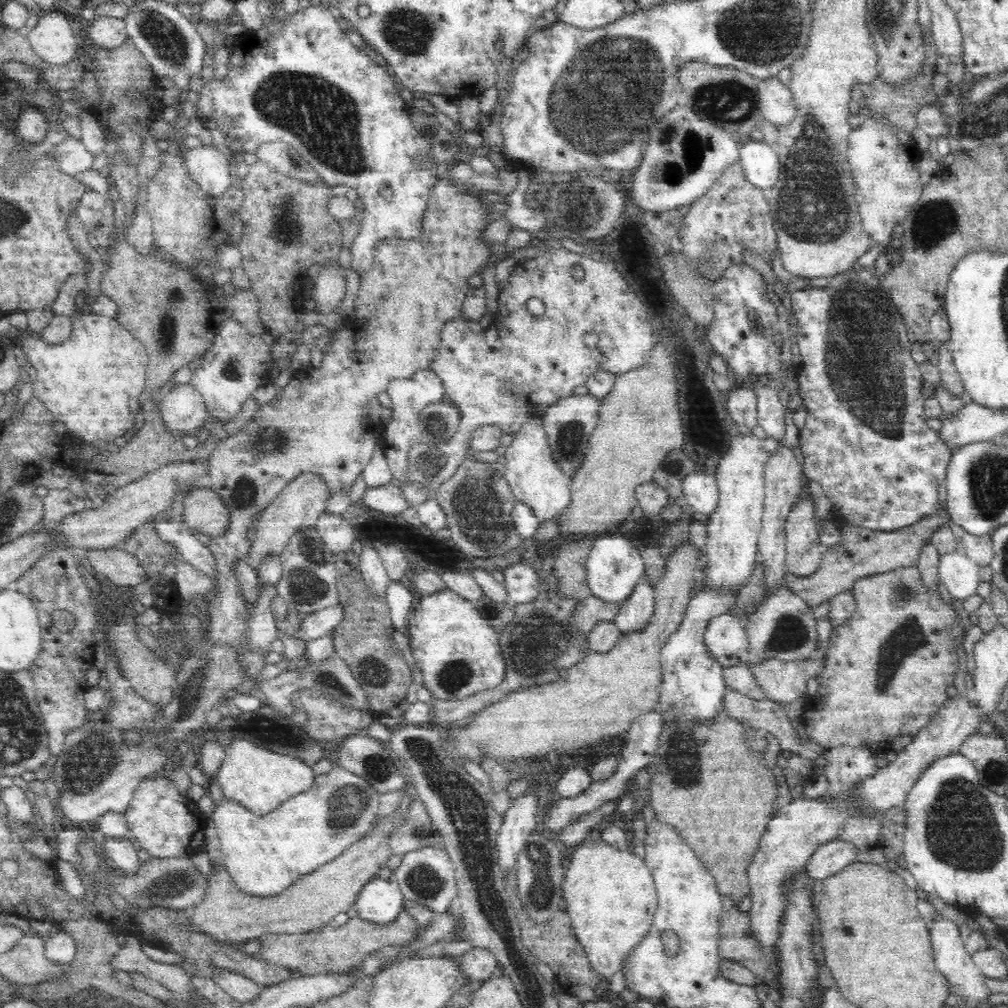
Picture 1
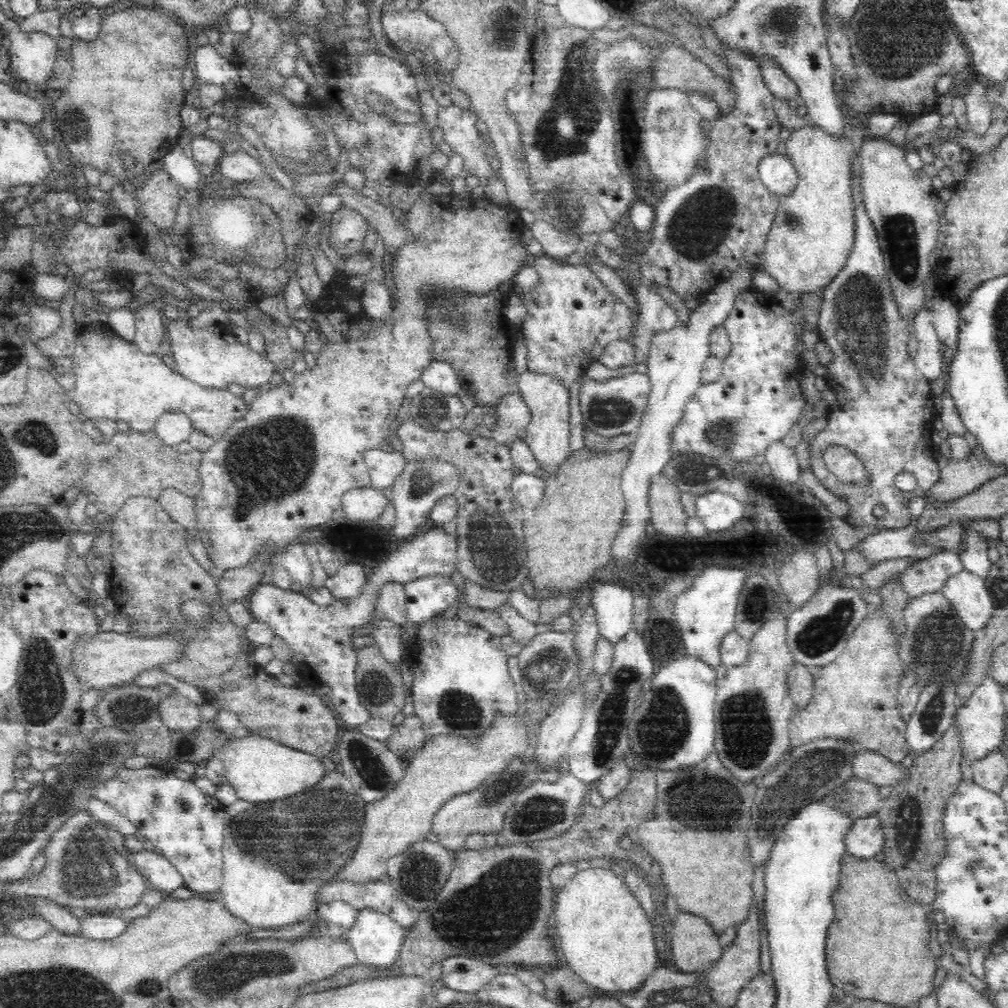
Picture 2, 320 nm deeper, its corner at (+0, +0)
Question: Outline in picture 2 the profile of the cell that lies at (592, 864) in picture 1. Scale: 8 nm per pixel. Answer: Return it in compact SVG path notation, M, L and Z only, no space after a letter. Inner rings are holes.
M586 868L577 870L564 887L555 889L553 911L556 931L560 935L565 959L588 985L593 985L604 992L626 993L637 990L640 984L656 970L660 962L654 937L652 937L652 918L646 913L632 888L628 887L622 876L610 868Z

